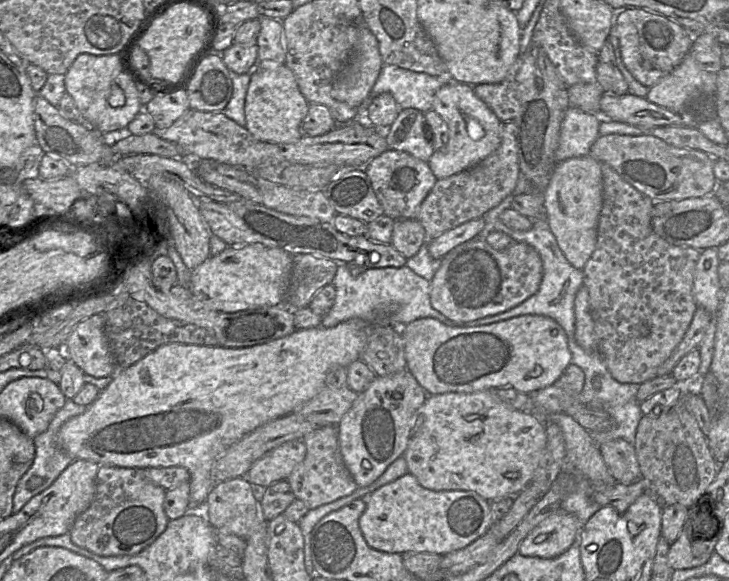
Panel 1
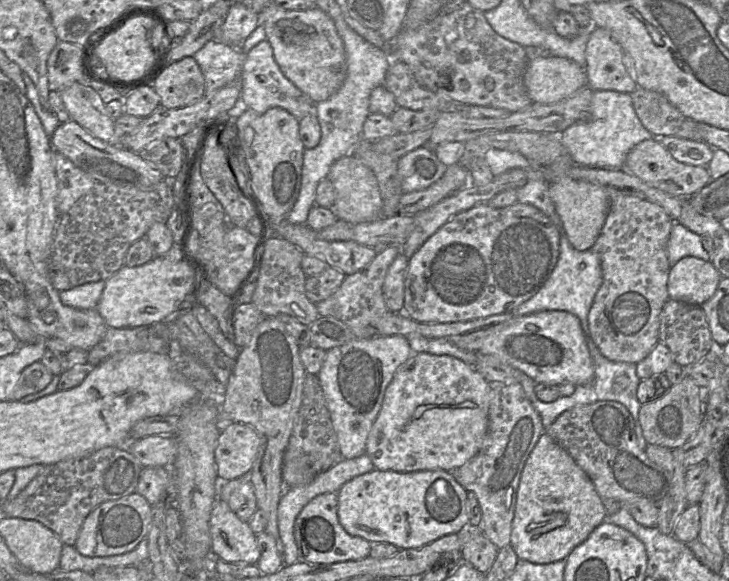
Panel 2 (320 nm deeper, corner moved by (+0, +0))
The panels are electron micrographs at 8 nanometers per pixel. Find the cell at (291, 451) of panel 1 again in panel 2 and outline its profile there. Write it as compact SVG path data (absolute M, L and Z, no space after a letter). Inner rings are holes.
M226 422L215 449L220 483L248 476L261 445L261 437L252 426Z

